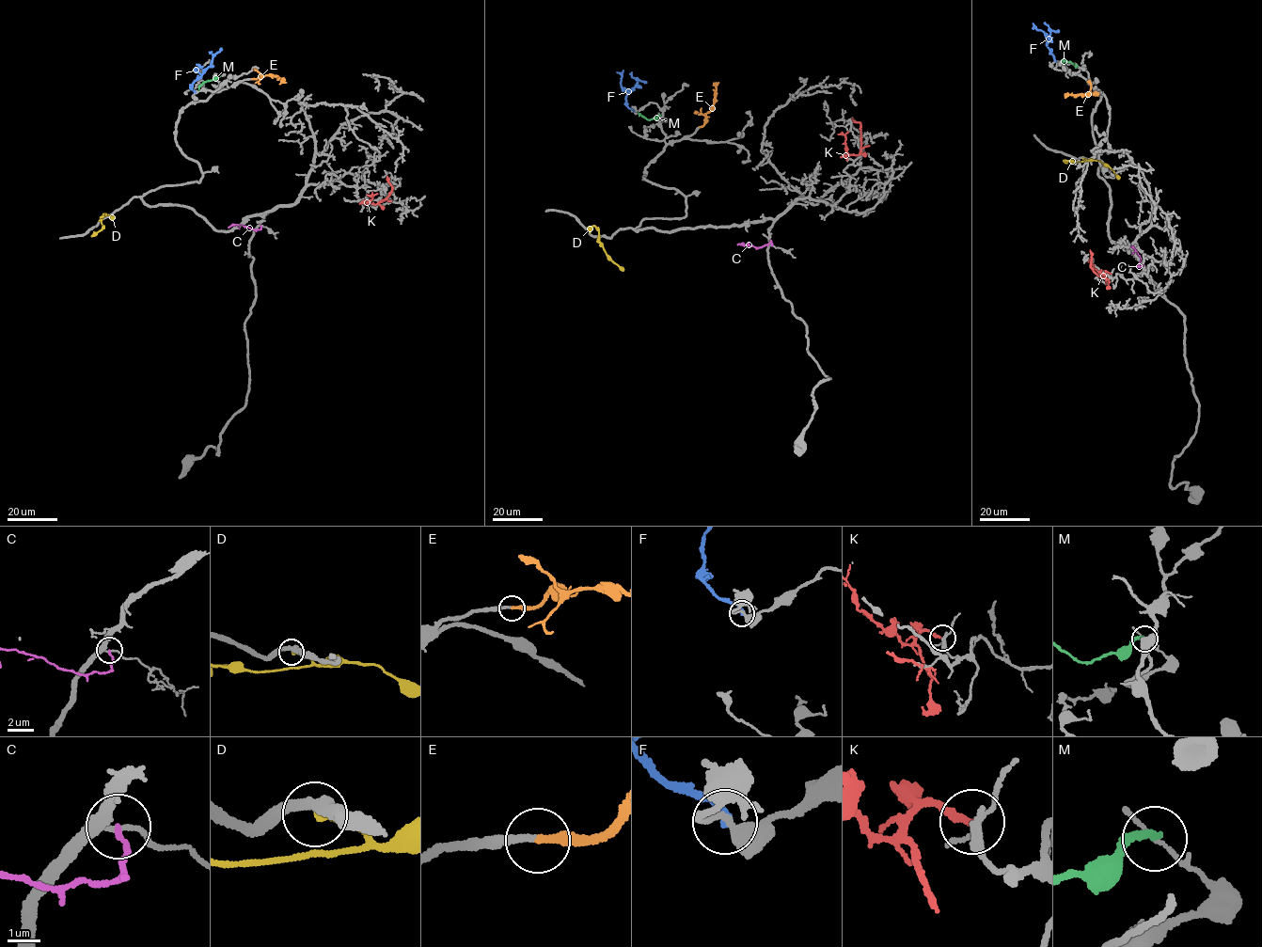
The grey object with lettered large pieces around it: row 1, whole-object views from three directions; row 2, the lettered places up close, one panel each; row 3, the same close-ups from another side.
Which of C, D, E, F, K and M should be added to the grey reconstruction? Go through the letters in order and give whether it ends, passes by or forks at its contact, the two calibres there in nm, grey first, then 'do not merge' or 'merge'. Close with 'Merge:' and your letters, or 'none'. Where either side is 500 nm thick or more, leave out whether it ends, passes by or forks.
C: it ends | 130/160 nm | do not merge
D: it ends | 400/200 nm | do not merge
E: it ends | 280/280 nm | merge
F: it ends | 320/280 nm | do not merge
K: it ends | 150/240 nm | do not merge
M: it ends | 160/220 nm | do not merge
Merge: E

